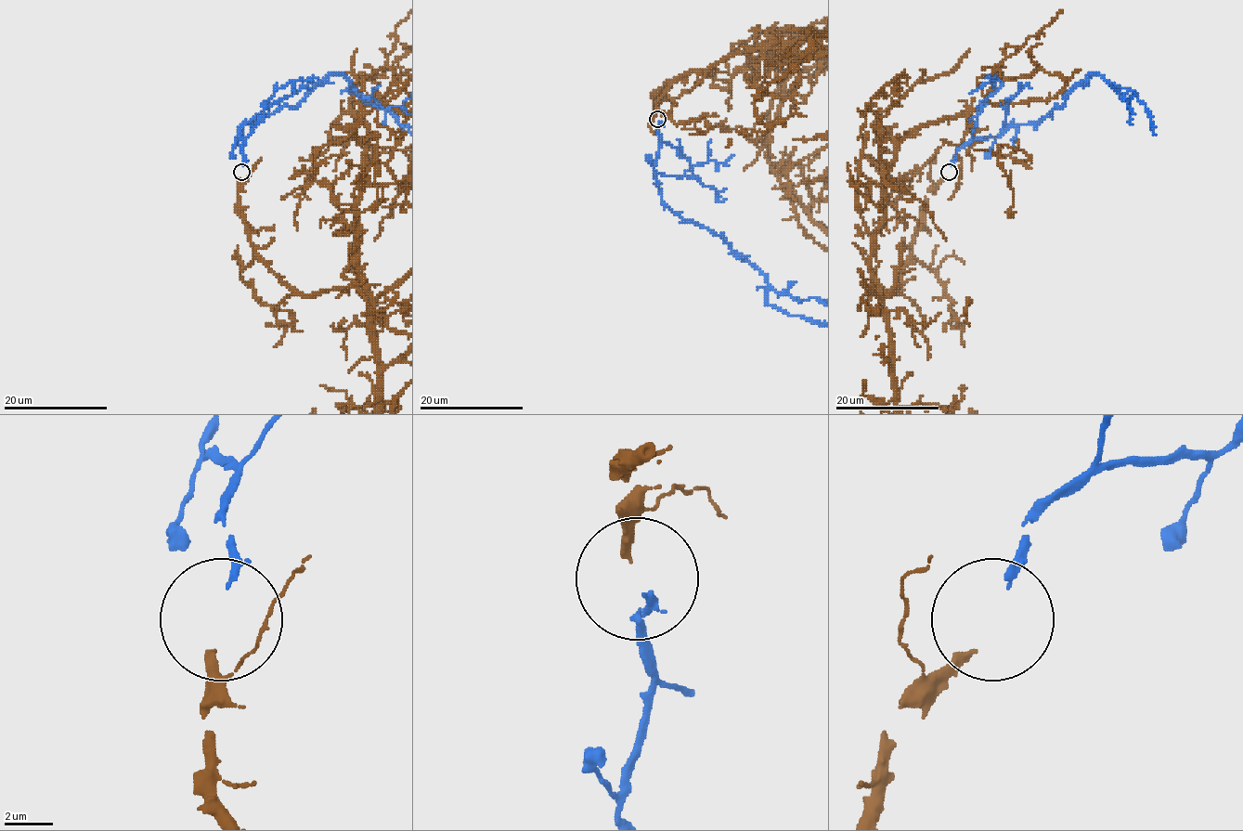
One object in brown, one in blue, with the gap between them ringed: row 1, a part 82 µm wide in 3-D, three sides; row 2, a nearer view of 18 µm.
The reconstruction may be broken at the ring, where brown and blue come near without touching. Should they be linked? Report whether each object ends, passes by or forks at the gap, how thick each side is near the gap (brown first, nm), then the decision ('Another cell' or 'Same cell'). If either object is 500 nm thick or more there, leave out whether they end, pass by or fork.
At the ring brown ends. At the ring blue ends. Thickness 280 nm (brown) against 240 nm. Same cell

